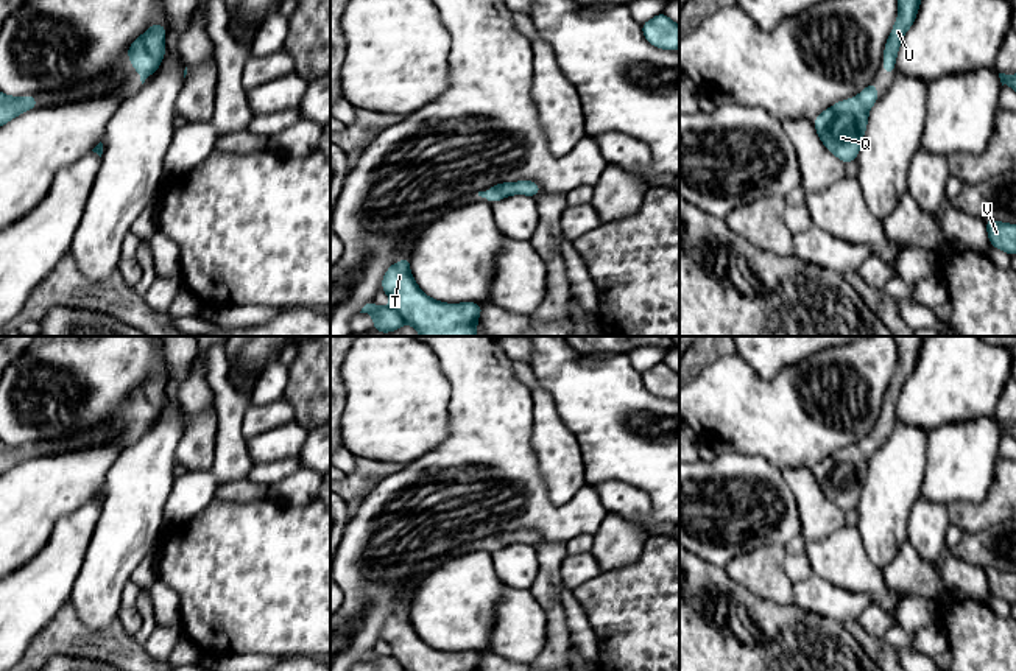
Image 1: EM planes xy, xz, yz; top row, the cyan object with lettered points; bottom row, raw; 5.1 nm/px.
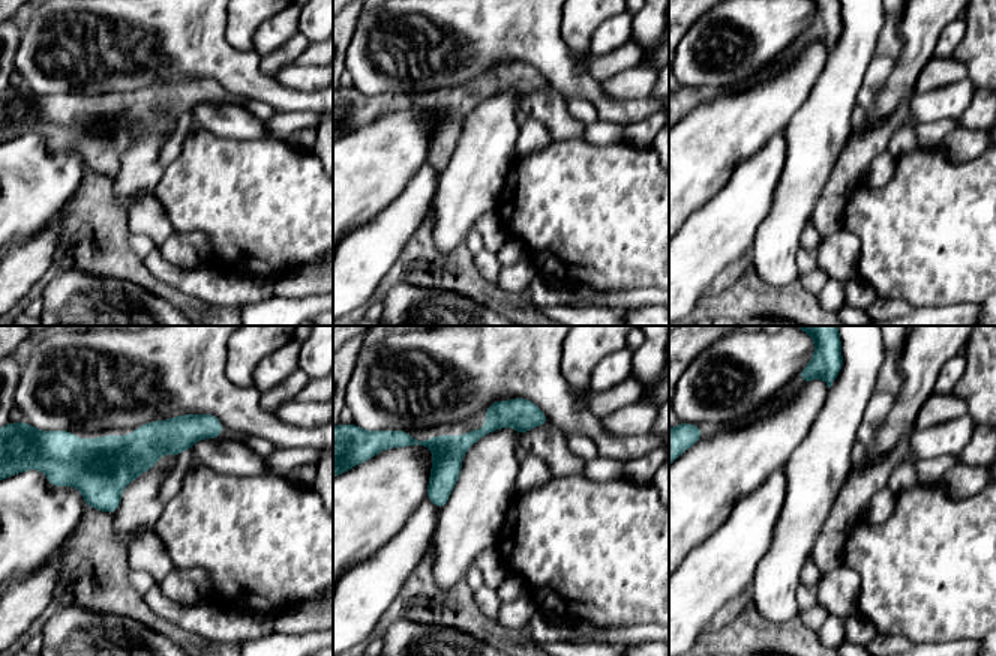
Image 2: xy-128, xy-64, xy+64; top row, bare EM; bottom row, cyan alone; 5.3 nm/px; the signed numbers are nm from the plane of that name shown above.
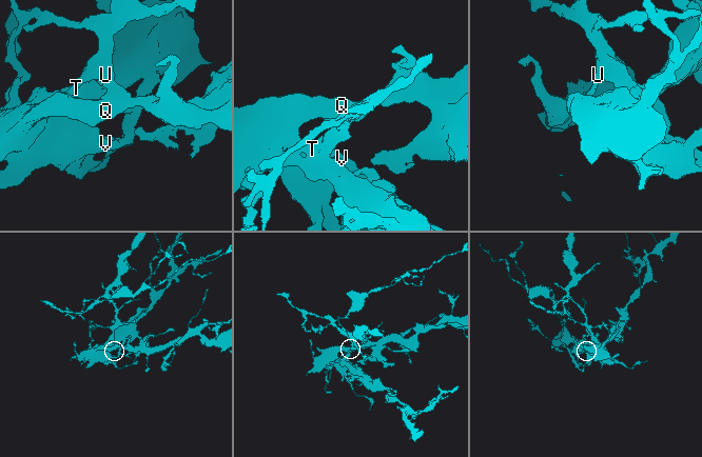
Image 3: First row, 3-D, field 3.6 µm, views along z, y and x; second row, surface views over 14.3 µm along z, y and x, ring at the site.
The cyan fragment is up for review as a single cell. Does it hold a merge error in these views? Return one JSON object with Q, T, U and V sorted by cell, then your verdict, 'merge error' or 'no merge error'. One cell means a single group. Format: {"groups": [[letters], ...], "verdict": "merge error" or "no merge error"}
{"groups": [["Q", "T", "U", "V"]], "verdict": "no merge error"}

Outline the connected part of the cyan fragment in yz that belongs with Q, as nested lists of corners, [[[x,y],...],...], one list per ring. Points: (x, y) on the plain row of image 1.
[[[871,430],[855,447],[838,450],[815,465],[820,489],[845,514],[857,509],[870,458],[879,447]]]

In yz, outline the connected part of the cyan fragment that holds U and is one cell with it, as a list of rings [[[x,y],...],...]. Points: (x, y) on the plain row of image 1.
[[[893,336],[898,353],[899,353],[899,361],[896,372],[887,388],[887,394],[884,397],[884,411],[885,414],[882,416],[882,420],[885,423],[893,423],[894,422],[894,411],[896,405],[902,391],[904,383],[910,378],[913,374],[916,364],[918,364],[918,357],[923,347],[926,336]]]

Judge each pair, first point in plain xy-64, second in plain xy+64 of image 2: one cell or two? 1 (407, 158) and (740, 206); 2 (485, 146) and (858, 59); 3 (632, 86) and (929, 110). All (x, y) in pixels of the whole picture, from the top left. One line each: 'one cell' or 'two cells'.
1: two cells
2: one cell
3: one cell

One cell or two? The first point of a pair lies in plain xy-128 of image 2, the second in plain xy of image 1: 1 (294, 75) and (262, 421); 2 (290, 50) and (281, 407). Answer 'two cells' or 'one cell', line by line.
1: two cells
2: one cell

